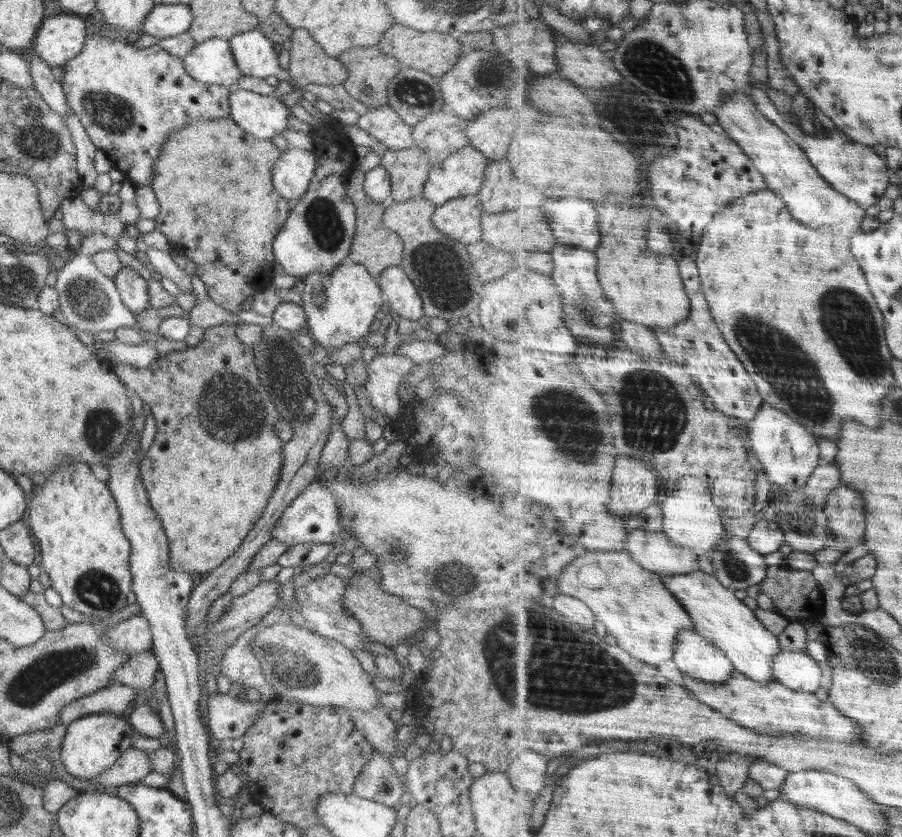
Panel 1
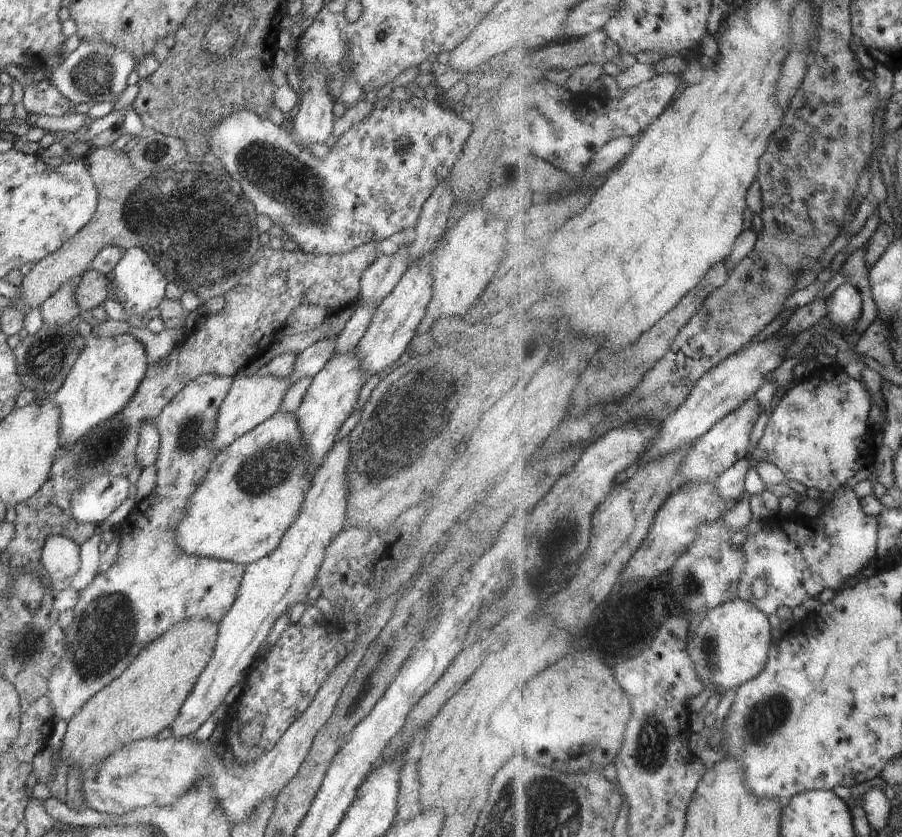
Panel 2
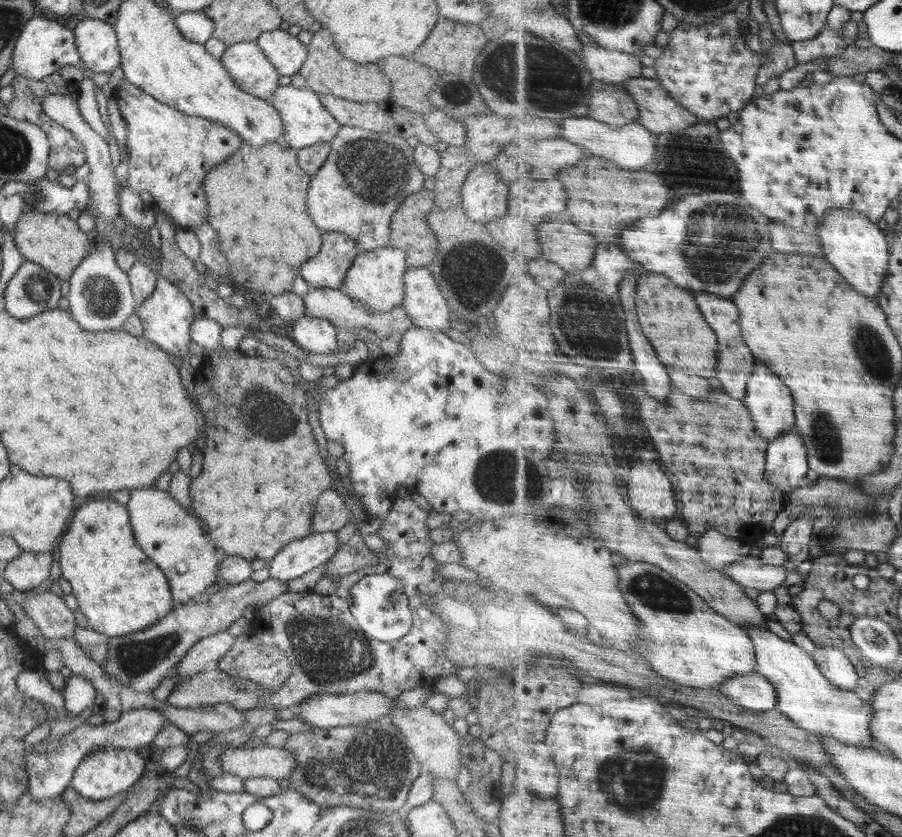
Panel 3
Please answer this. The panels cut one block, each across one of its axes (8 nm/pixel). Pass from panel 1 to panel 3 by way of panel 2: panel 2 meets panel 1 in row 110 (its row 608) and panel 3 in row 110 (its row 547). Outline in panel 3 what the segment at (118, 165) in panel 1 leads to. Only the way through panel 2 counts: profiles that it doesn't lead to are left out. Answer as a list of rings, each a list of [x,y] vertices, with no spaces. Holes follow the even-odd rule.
[[[126,79],[116,86],[112,97],[128,131],[127,185],[138,193],[150,192],[154,206],[164,211],[179,228],[208,222],[208,201],[202,180],[208,170],[226,162],[241,148],[242,138],[218,122],[184,114],[160,102]]]

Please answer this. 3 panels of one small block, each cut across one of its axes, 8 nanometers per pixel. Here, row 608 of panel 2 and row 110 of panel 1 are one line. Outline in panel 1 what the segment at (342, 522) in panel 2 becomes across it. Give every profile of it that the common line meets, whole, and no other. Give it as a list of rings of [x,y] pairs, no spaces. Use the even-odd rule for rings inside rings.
[[[234,86],[229,94],[229,117],[247,133],[260,140],[282,135],[295,118],[291,108],[276,96],[256,94]]]

